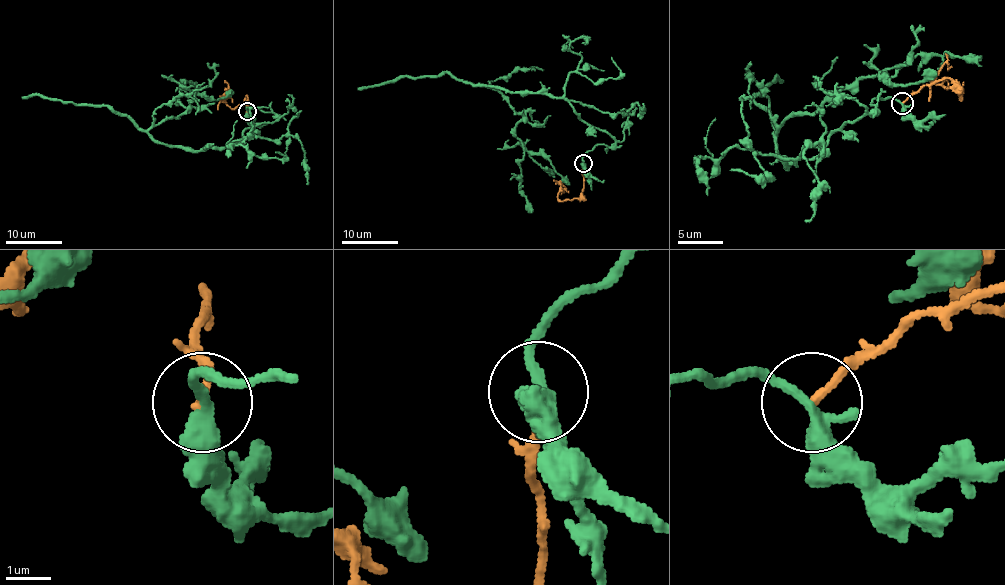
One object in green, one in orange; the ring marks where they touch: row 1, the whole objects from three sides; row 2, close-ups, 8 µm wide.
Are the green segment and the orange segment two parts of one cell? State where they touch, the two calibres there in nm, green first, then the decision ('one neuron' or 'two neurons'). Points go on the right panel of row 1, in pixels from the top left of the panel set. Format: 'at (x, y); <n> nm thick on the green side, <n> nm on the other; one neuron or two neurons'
at (902, 103); 340 nm thick on the green side, 180 nm on the other; two neurons

